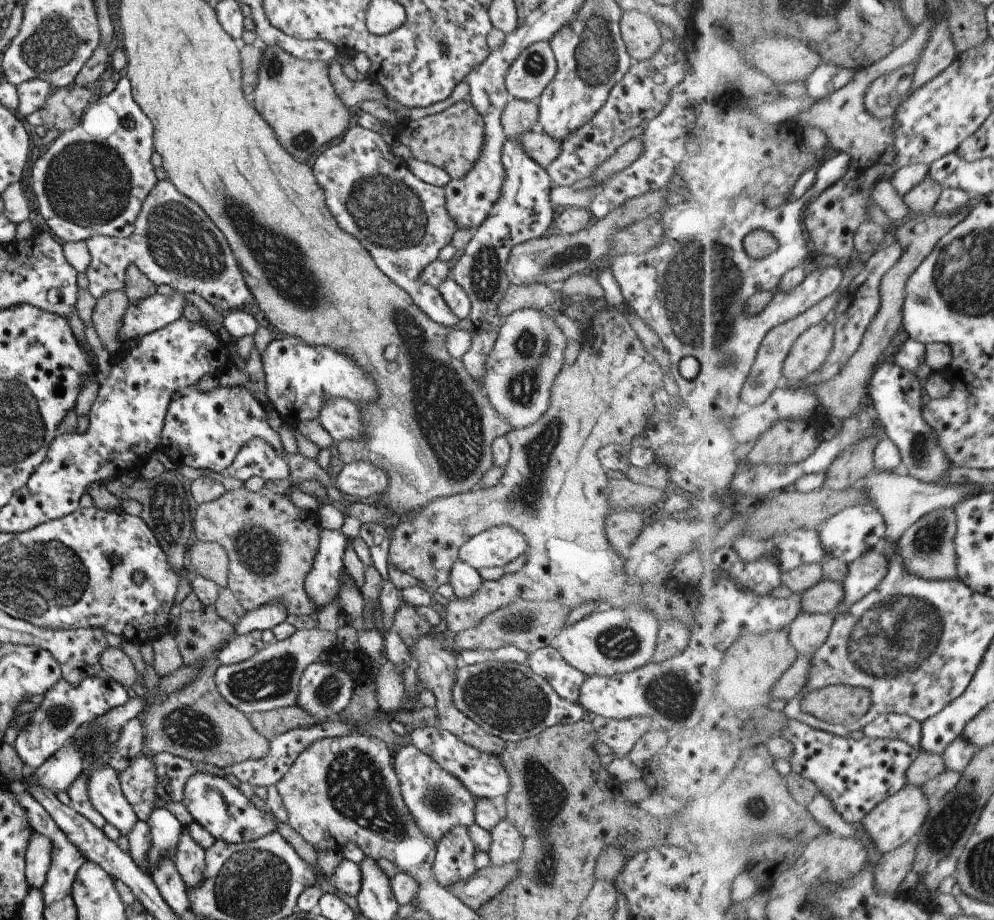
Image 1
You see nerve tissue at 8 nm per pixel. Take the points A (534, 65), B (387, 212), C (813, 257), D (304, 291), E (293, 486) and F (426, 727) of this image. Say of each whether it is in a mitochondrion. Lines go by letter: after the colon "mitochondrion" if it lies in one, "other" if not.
A: mitochondrion
B: mitochondrion
C: other
D: mitochondrion
E: other
F: other

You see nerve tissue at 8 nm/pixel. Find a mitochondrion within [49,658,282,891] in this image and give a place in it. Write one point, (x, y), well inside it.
(191, 729)

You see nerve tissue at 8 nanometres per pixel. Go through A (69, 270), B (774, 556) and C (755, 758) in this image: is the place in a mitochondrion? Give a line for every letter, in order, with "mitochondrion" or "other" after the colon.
A: other
B: other
C: other

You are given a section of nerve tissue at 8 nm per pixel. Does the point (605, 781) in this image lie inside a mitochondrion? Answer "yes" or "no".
no

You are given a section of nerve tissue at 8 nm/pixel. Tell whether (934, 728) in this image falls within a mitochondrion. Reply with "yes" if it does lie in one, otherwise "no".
no

